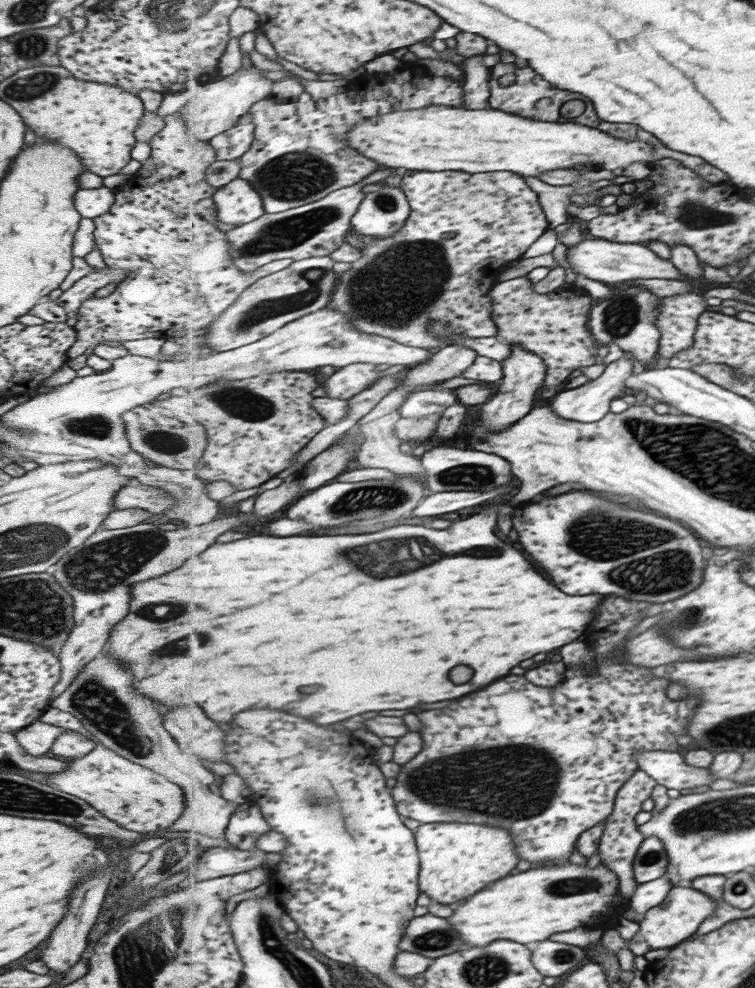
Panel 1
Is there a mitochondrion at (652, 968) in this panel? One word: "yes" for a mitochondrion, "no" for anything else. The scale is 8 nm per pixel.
no

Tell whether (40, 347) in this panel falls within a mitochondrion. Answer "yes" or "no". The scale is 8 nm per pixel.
no

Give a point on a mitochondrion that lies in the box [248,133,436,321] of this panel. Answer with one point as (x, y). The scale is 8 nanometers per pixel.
(297, 176)

